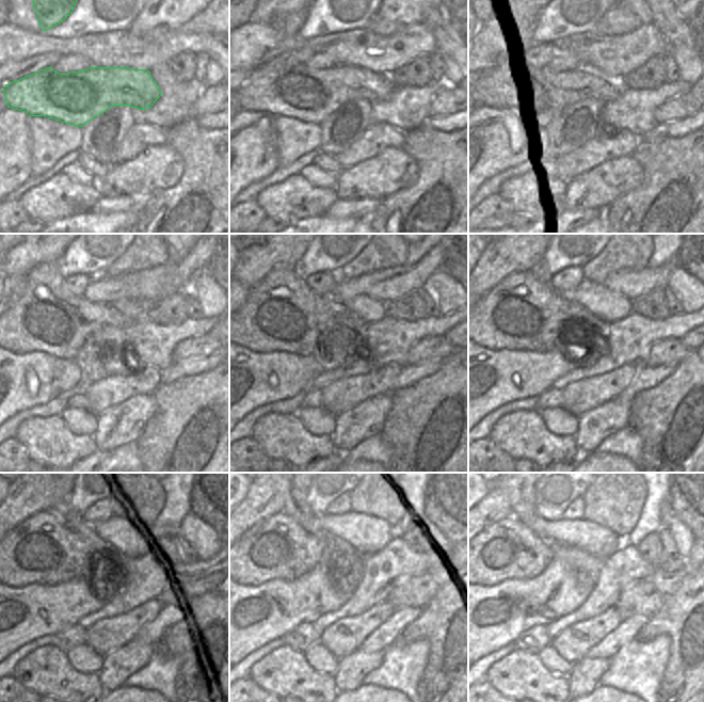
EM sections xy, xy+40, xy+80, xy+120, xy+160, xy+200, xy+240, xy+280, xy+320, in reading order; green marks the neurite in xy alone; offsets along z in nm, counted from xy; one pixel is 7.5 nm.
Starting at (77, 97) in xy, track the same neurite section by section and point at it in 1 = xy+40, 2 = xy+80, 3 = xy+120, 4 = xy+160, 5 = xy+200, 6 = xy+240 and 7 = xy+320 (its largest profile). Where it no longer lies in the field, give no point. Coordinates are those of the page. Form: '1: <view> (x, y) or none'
1: xy+40 (310, 95)
2: xy+80 (517, 83)
3: xy+120 (46, 317)
4: xy+160 (282, 313)
5: xy+200 (522, 313)
6: xy+240 (41, 549)
7: xy+320 (508, 549)

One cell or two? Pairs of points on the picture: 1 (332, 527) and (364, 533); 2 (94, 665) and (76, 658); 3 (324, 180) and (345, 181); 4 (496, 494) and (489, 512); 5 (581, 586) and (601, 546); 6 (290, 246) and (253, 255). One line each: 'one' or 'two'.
1: one
2: one
3: two
4: one
5: two
6: one

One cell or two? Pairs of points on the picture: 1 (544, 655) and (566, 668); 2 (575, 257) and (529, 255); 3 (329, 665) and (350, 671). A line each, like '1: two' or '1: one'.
1: one
2: two
3: two

